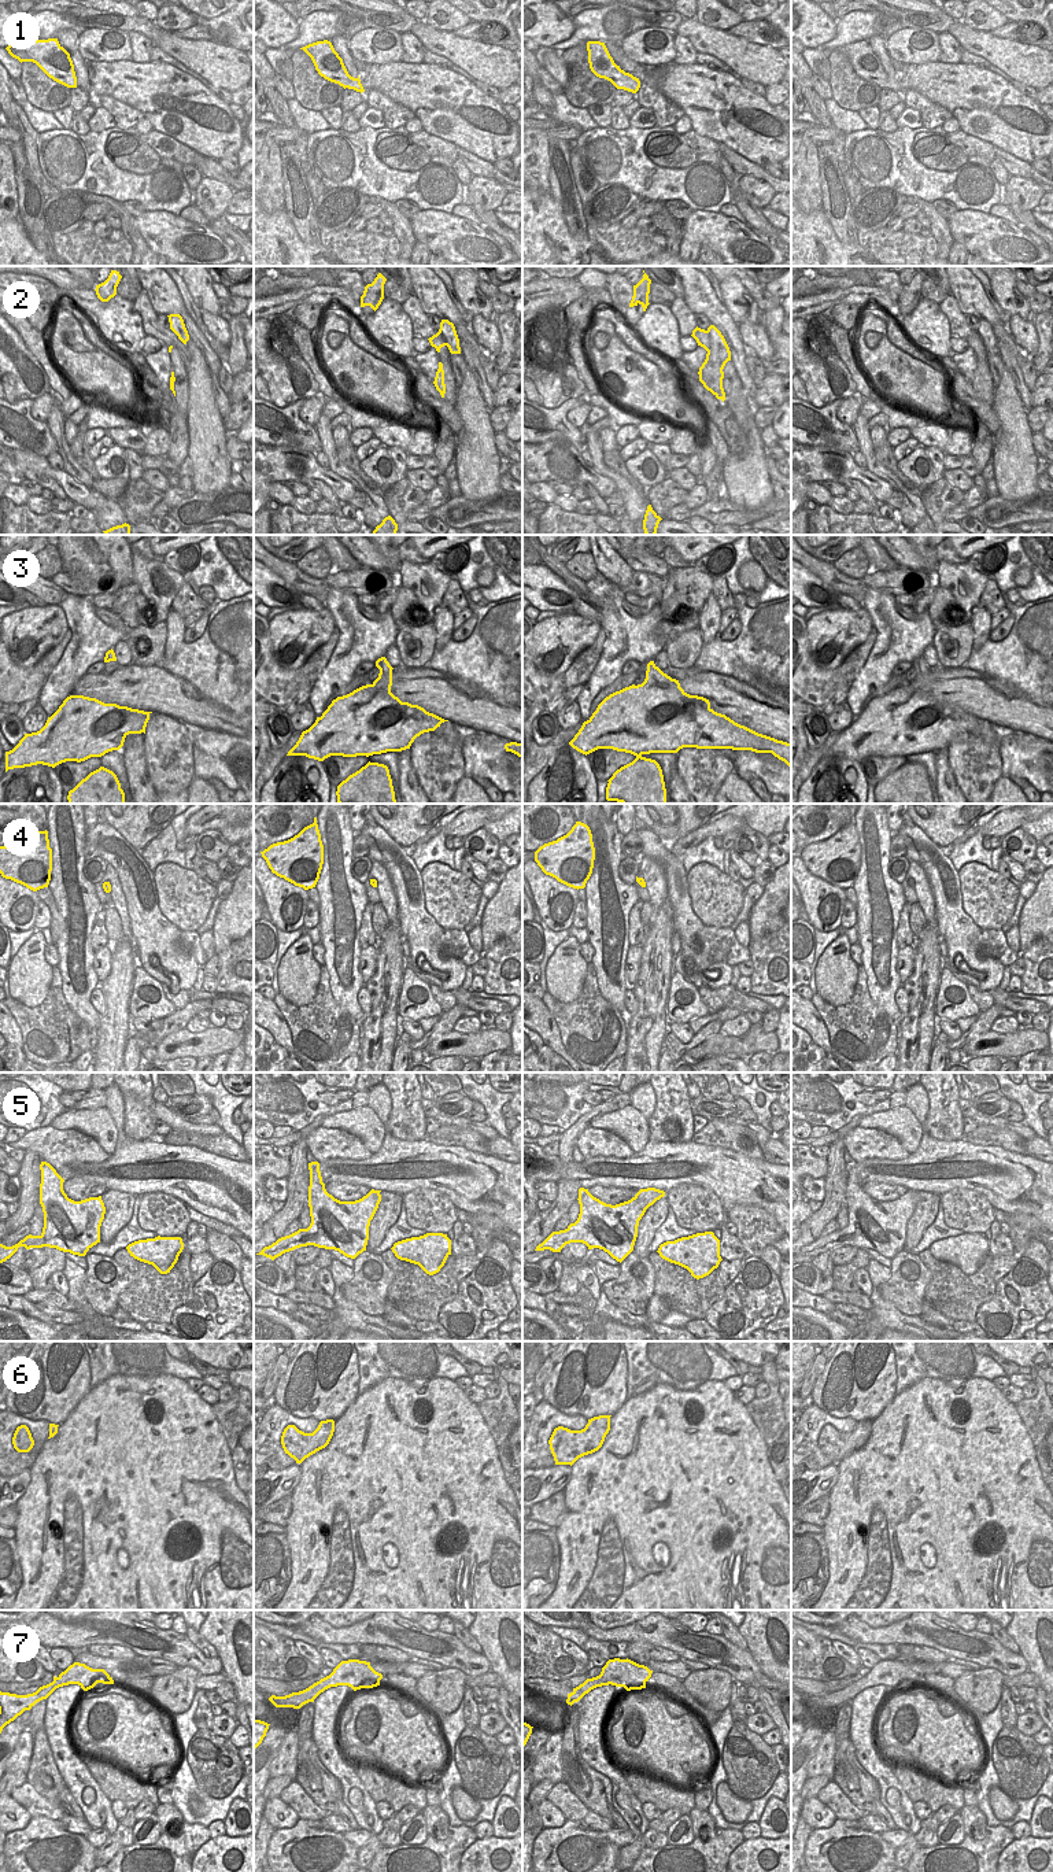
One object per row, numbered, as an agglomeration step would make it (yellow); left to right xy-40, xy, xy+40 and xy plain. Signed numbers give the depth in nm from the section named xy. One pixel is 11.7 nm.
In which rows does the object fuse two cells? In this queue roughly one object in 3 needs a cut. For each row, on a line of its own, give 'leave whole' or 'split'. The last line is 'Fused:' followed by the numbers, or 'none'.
1: split
2: split
3: leave whole
4: leave whole
5: leave whole
6: split
7: leave whole
Fused: 1, 2, 6

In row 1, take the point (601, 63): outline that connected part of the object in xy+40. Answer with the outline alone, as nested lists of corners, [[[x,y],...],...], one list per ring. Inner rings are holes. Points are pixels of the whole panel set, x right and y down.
[[[588,41],[587,51],[591,71],[596,77],[610,81],[617,88],[614,74],[618,73],[620,66],[614,63],[605,43]]]

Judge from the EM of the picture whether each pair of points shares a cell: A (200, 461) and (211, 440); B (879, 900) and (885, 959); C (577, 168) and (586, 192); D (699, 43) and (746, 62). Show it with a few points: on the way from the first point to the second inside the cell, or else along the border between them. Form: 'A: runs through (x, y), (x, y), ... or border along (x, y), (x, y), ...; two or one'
A: runs through (202, 456), (202, 450), (206, 446); one
B: runs through (879, 915), (879, 944); one
C: runs through (580, 173), (583, 187); one
D: runs through (713, 43), (735, 43), (741, 48); one

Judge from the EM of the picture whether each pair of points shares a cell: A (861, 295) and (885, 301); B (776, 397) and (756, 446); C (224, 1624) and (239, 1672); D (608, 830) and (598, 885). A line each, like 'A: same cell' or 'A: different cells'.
A: same cell
B: different cells
C: same cell
D: same cell

